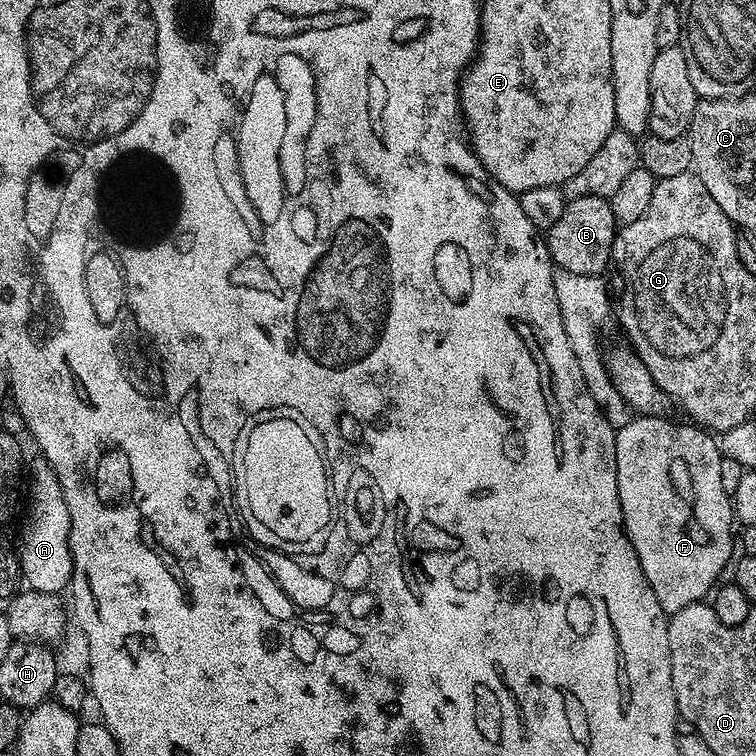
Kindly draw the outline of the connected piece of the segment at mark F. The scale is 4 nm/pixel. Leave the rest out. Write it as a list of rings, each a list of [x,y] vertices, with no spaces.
[[[637,415],[616,429],[616,465],[624,528],[638,554],[638,562],[642,562],[646,582],[658,594],[662,610],[671,614],[682,610],[682,606],[701,603],[717,587],[728,559],[729,564],[733,559],[734,513],[731,495],[722,486],[719,465],[722,457],[717,437],[695,423],[675,424],[668,419],[667,415]]]

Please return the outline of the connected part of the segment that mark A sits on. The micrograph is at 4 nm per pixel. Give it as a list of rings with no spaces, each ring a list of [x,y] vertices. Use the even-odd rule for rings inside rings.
[[[37,458],[31,461],[30,476],[32,481],[27,481],[26,492],[32,495],[32,501],[28,504],[28,521],[24,524],[24,533],[18,543],[18,555],[20,558],[20,574],[23,583],[34,592],[50,592],[60,594],[71,585],[72,582],[72,551],[70,550],[70,510],[66,507],[66,498],[62,494],[62,482],[58,482],[58,474],[48,464],[47,460]]]

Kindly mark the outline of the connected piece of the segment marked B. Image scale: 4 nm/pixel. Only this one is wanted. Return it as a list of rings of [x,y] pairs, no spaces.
[[[587,196],[586,198],[574,198],[565,203],[562,216],[558,222],[554,222],[552,228],[547,229],[546,243],[548,253],[552,256],[552,263],[557,269],[570,271],[578,275],[599,276],[609,271],[612,263],[612,243],[616,237],[618,225],[614,218],[614,210],[611,203],[602,196]]]

